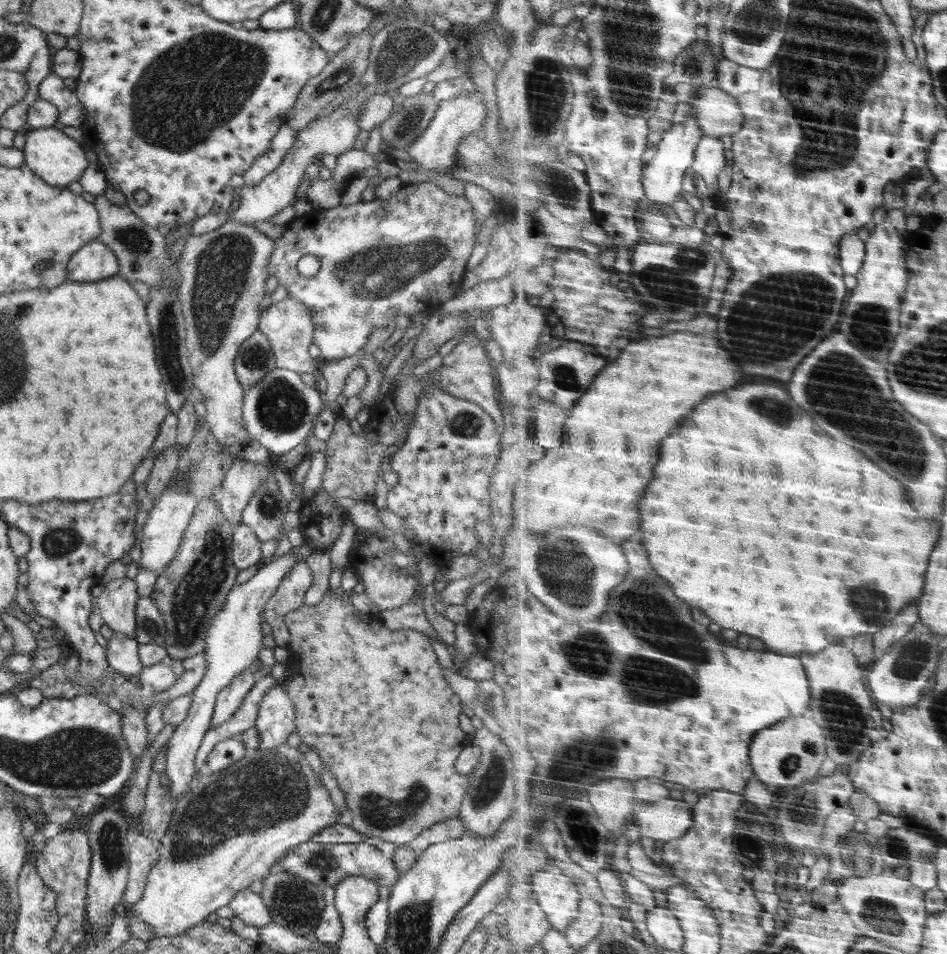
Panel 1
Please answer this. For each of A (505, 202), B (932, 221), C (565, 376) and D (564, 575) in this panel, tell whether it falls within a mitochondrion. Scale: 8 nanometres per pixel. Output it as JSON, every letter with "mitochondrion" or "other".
{"A":"other","B":"other","C":"mitochondrion","D":"mitochondrion"}

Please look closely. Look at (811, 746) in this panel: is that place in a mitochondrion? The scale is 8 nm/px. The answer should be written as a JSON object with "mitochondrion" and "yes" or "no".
{"mitochondrion":"yes"}

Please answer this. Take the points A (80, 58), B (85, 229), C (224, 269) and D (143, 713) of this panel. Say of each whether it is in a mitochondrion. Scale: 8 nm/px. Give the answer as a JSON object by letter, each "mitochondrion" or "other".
{"A":"other","B":"other","C":"mitochondrion","D":"other"}

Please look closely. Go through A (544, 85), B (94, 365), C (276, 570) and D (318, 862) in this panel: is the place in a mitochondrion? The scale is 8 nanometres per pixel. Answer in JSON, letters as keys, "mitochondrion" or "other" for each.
{"A":"mitochondrion","B":"other","C":"other","D":"mitochondrion"}

